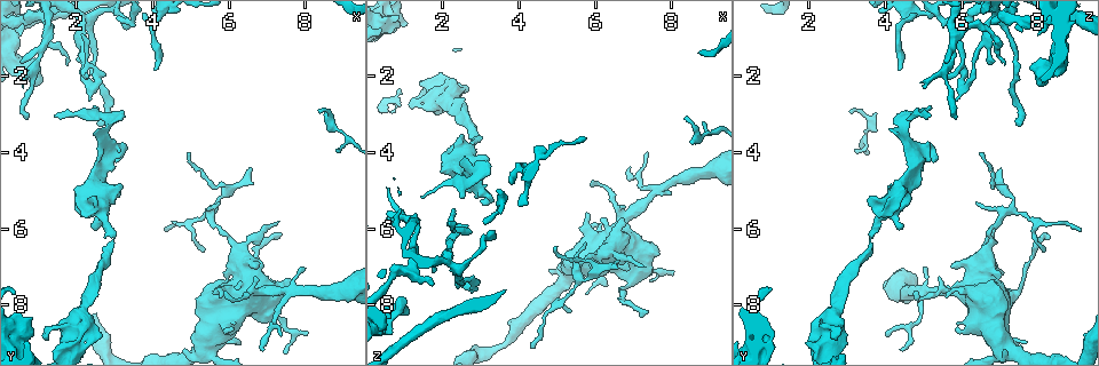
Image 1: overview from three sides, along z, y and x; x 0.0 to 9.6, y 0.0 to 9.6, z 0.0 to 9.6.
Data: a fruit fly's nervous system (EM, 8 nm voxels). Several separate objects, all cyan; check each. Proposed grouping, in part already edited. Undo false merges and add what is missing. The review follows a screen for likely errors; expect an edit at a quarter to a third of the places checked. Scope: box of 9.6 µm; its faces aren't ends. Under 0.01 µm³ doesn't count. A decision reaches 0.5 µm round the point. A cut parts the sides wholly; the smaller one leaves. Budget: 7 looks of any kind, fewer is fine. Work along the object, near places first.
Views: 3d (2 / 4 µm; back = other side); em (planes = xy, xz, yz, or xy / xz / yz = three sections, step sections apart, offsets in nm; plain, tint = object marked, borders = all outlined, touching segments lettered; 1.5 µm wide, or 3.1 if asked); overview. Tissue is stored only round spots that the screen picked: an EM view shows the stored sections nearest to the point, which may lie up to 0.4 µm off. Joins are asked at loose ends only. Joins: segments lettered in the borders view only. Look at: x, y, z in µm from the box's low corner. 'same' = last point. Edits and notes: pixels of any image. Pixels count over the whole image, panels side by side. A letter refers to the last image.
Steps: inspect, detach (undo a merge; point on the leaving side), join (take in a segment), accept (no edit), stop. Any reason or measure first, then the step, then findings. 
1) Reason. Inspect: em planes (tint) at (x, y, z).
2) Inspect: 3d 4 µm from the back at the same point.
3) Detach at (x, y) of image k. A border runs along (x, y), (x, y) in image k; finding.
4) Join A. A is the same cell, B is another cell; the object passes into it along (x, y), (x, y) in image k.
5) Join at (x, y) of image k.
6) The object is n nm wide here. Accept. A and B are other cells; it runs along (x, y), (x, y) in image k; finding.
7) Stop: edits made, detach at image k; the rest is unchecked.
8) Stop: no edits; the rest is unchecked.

An open end. Inspect: 3d 4 µm at (2.55, 5.90, 4.35).

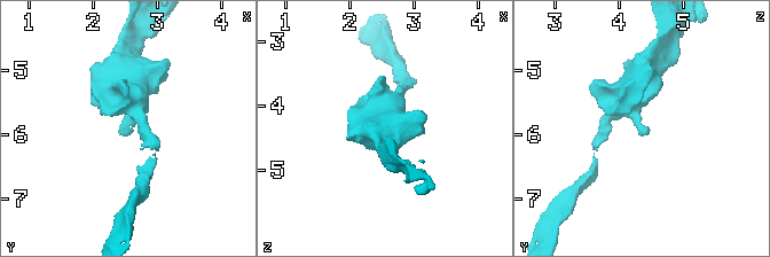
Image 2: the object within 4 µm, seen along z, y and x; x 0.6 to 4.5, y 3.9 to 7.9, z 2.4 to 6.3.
Inspect: em planes (borders) at (2.60, 5.90, 4.35).

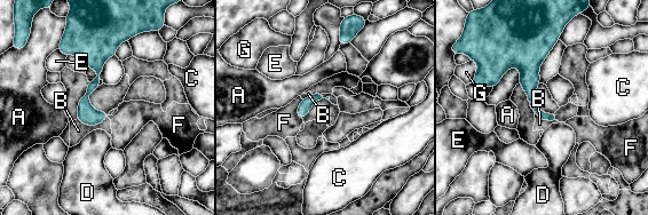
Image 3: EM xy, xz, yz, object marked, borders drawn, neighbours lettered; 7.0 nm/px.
Accept. A, B, C, D, E, F and G are other cells; a border runs along (108, 118), (94, 126), (78, 120) in image 3; no lettered segment goes on from it.

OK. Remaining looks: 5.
Sharp bend. Inspect: 3d 4 µm from the back at (2.75, 3.40, 4.55).

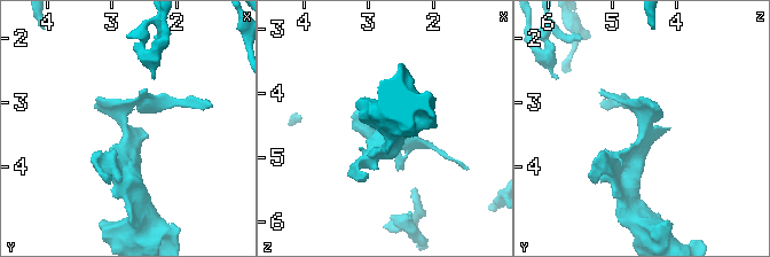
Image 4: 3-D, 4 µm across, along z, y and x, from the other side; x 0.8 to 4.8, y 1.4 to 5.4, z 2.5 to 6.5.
Now the EM. Inspect: em xy step 4 (tint) at (2.80, 3.35, 4.55).

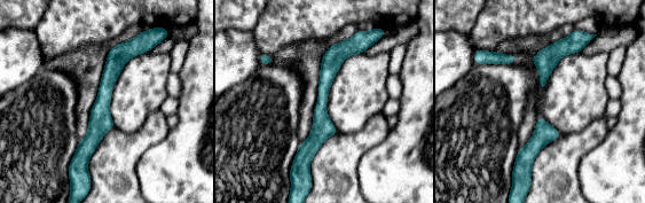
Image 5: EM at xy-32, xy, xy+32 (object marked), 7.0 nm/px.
Another direction. Inspect: em yz step 4 (borders) at the same point.

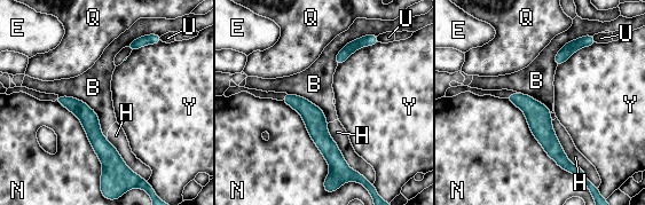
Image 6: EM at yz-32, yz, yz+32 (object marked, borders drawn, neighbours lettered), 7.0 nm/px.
Accept. B, E, H, N, Q, U and Y are other cells; one neuron here.

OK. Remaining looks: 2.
Inspect: em planes (borders) at (8.05, 8.75, 7.10).

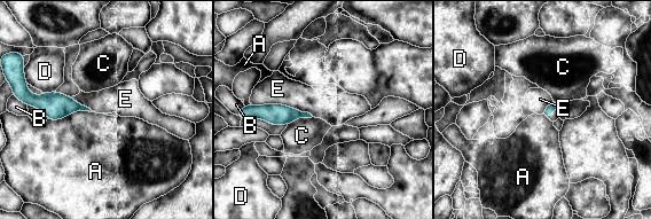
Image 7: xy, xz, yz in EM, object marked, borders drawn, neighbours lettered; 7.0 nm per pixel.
Accept. A, B, C, D and E are other cells; a border runs along (252, 104), (284, 104), (313, 116) in image 7; no lettered segment goes on from it.

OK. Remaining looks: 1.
Stop: no edits; the rest is unchecked.

